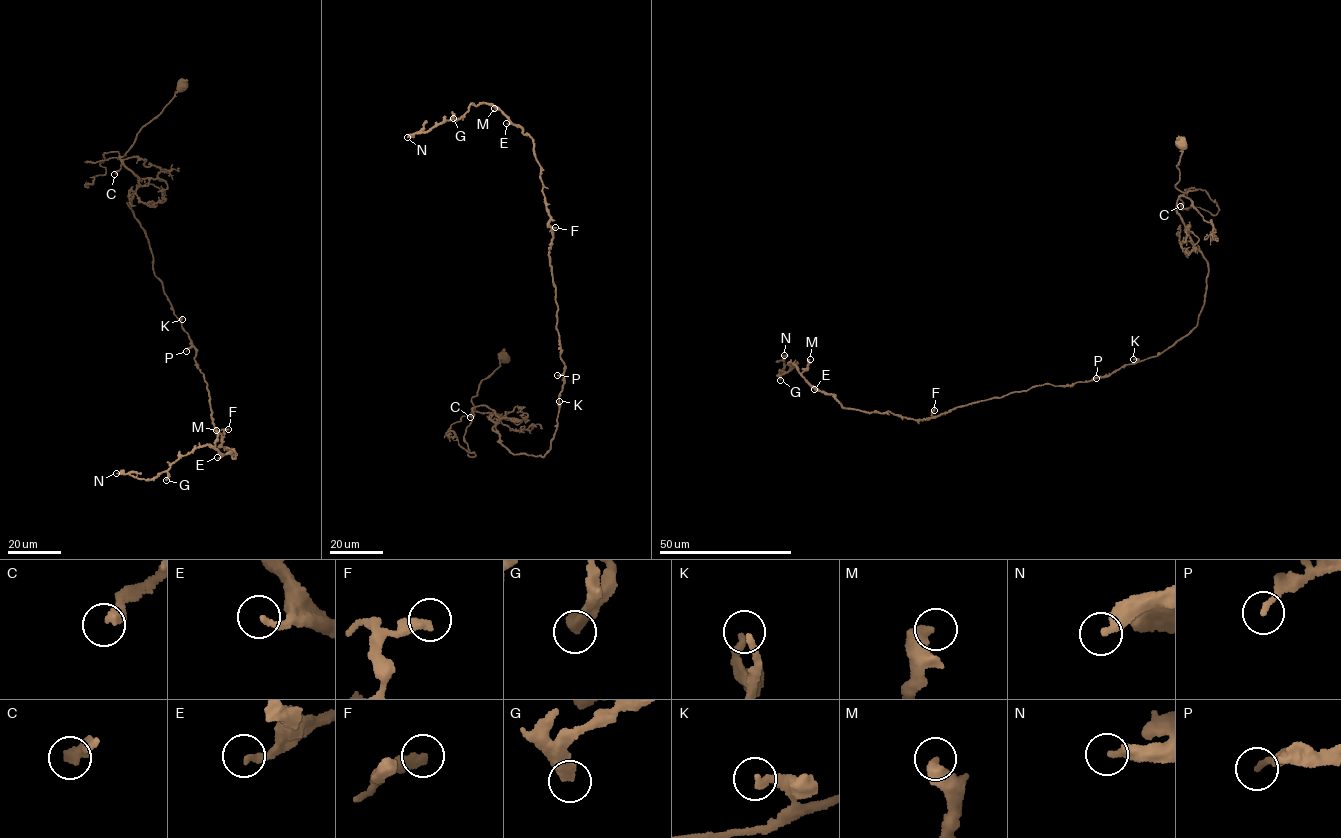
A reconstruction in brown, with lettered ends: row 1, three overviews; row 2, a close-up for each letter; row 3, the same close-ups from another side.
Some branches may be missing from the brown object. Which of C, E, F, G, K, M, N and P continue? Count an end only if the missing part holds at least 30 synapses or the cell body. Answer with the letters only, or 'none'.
N

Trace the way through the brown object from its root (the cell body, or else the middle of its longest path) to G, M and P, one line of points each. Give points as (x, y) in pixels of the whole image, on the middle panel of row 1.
G: (504, 357), (472, 411), (494, 411), (511, 453), (542, 457), (564, 365), (540, 166), (495, 107), (453, 118)
M: (504, 357), (472, 411), (494, 411), (511, 453), (542, 457), (564, 366), (550, 216), (532, 139), (494, 108)
P: (504, 357), (472, 411), (494, 411), (492, 429), (512, 454), (542, 457), (549, 449), (557, 375)

